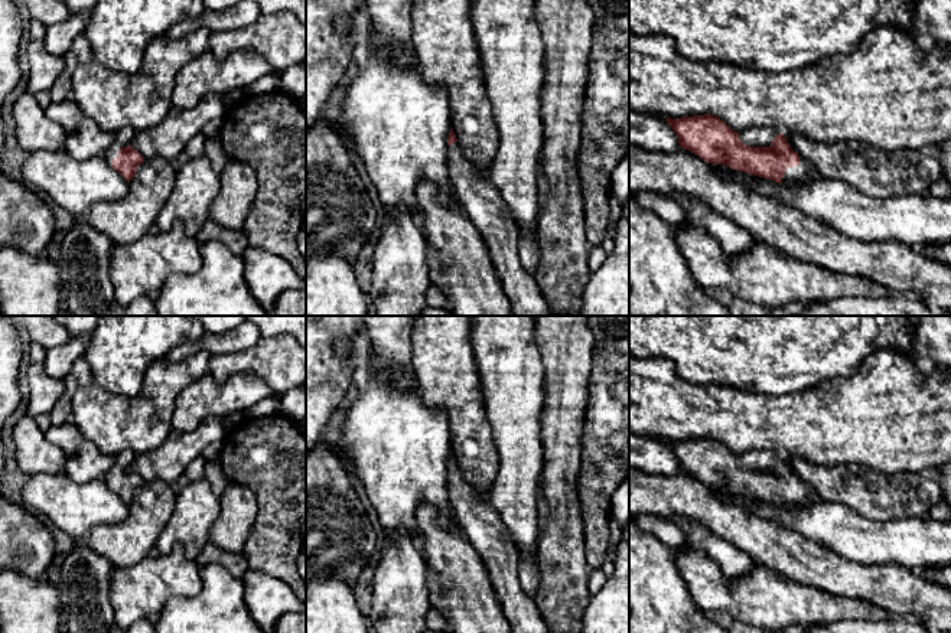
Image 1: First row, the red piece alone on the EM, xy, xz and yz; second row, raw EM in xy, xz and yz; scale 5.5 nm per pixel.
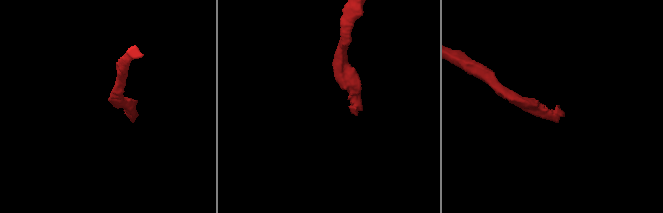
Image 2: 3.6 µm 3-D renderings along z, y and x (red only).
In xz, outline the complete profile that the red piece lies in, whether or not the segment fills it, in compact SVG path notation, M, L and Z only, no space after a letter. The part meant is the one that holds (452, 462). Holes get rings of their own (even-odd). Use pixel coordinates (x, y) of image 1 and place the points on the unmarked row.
M450 453L446 470L447 497L453 509L455 519L460 525L466 539L485 565L489 583L502 607L502 613L509 621L512 633L551 633L535 600L528 597L520 583L520 552L508 538L507 526L488 497L481 497L476 490L462 476L457 461Z

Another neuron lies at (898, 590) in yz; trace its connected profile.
M629 467L629 516L635 518L642 513L664 519L683 516L745 551L756 564L766 565L786 578L830 594L866 600L893 617L916 614L926 630L951 633L950 588L931 584L918 572L898 564L863 565L846 559L797 529L761 518L735 502L720 499L710 486L683 470L662 476Z

